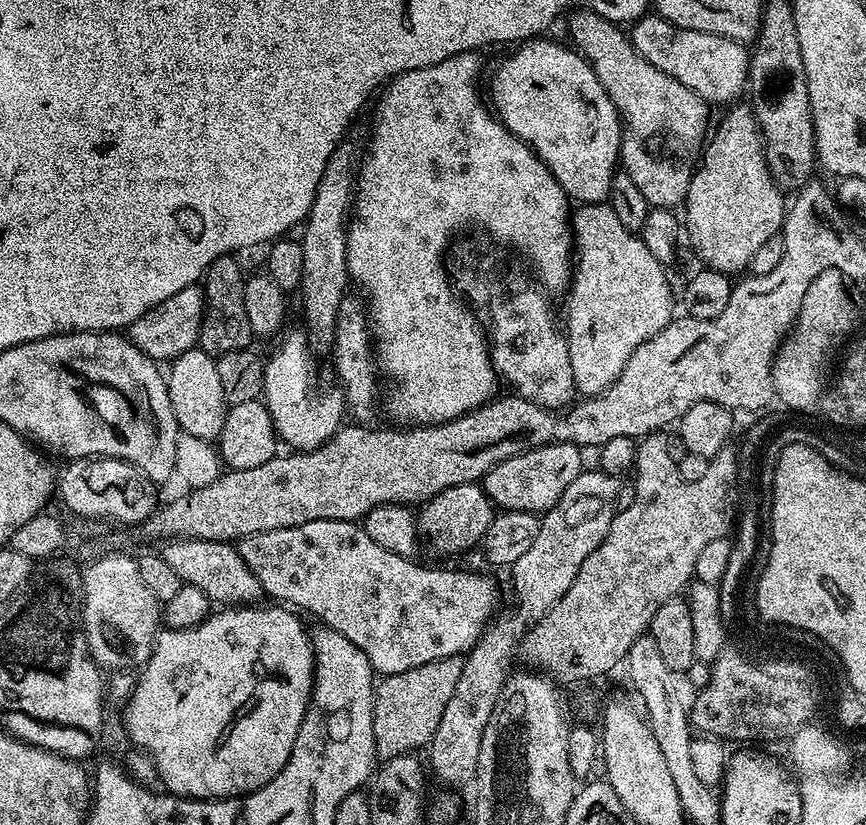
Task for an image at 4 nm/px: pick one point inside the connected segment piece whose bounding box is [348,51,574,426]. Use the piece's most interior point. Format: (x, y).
(439, 162)

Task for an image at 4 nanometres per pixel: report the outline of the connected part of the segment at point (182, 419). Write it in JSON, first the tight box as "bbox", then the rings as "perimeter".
{"bbox":[166,346,230,441],"perimeter":[[[197,346],[177,356],[171,361],[169,368],[172,369],[167,369],[166,379],[170,406],[174,410],[179,431],[185,436],[193,436],[199,440],[215,441],[230,407],[222,394],[216,357],[206,354]]]}

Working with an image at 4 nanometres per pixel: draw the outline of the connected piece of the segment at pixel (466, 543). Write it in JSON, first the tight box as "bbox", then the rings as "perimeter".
{"bbox":[416,483,495,556],"perimeter":[[[479,483],[459,484],[458,486],[448,487],[446,491],[442,491],[438,495],[432,496],[428,501],[425,501],[419,509],[416,516],[417,537],[423,544],[423,547],[425,544],[430,551],[436,554],[442,556],[458,554],[470,549],[474,545],[477,547],[483,541],[484,534],[495,515],[495,505]]]}

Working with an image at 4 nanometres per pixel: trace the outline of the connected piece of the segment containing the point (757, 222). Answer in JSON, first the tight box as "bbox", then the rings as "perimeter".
{"bbox":[682,102,786,274],"perimeter":[[[736,102],[725,112],[728,113],[717,124],[715,121],[703,145],[700,169],[697,167],[692,173],[690,190],[682,205],[682,228],[701,265],[733,274],[747,269],[758,246],[781,235],[786,196],[768,169],[764,137],[751,107]]]}

